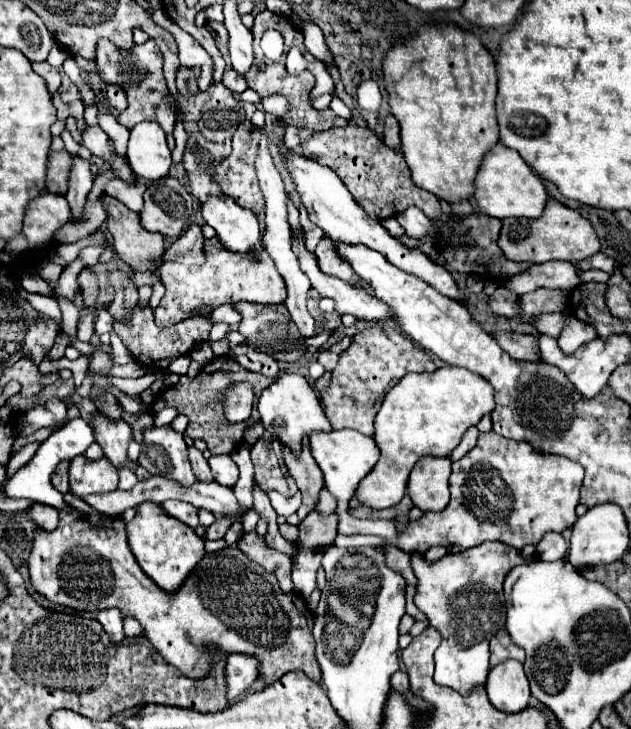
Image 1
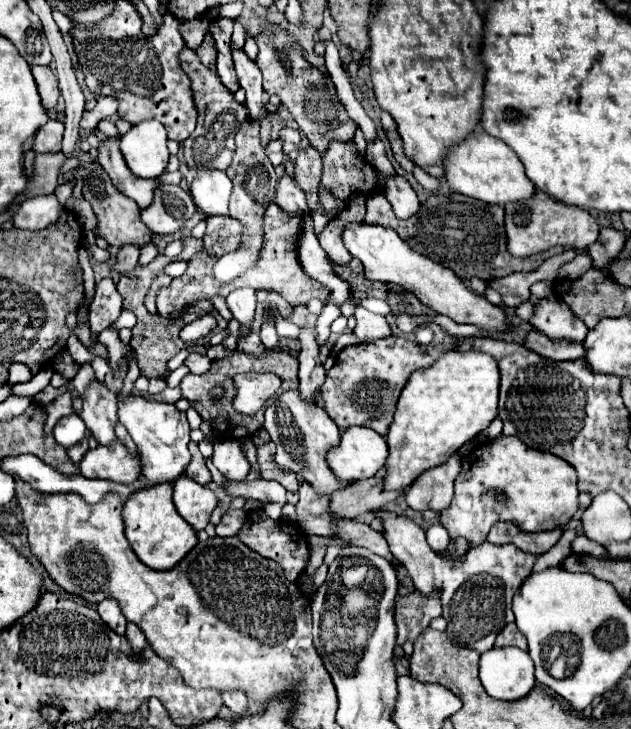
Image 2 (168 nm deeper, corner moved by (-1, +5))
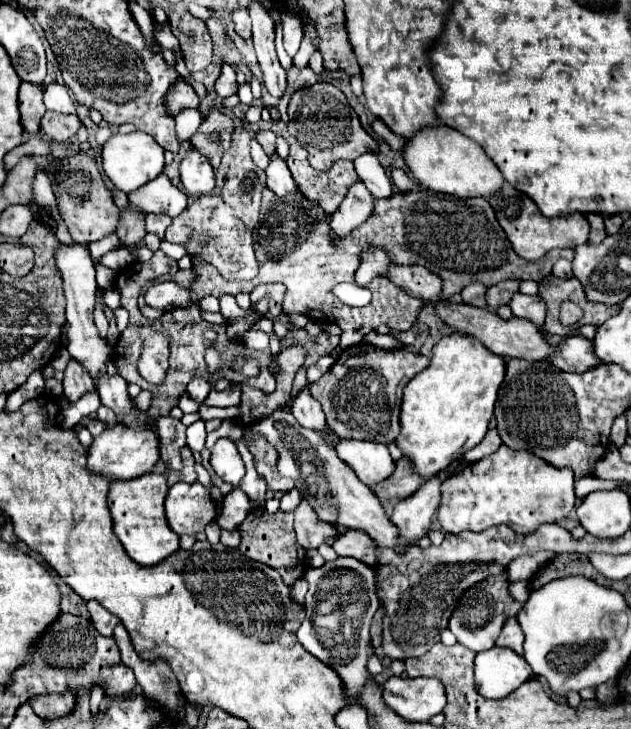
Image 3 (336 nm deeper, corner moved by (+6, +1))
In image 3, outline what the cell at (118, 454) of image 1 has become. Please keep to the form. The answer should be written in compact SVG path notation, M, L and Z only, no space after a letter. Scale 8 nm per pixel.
M69 360L67 368L65 368L65 378L63 378L63 396L69 402L77 402L85 392L89 392L89 388L93 388L93 378L89 376L89 372L77 362L77 360Z

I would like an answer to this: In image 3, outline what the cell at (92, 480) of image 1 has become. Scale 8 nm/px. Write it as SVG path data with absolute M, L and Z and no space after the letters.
M117 424L95 436L93 444L89 446L89 470L101 472L117 480L131 480L133 476L143 476L147 472L153 472L157 462L159 462L159 438L155 430L149 426L129 428L125 424Z

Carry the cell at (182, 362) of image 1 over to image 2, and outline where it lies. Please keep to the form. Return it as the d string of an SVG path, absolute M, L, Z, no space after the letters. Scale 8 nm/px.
M190 354L186 360L184 360L184 366L190 368L192 374L204 374L208 368L210 368L210 358L206 354Z

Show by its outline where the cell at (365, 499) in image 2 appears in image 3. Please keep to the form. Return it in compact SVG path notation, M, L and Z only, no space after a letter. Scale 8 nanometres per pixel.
M407 458L397 460L397 468L393 472L393 476L377 486L373 486L373 490L377 492L377 496L381 496L381 500L403 500L407 496L413 496L421 486L425 484L425 478L421 480L421 476L413 470L413 462L409 462Z

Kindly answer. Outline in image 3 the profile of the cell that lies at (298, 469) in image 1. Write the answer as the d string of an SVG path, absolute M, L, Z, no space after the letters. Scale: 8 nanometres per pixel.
M303 500L295 510L295 534L299 546L303 546L305 550L319 548L335 532L337 532L335 526L319 520L319 516L313 512L307 500Z

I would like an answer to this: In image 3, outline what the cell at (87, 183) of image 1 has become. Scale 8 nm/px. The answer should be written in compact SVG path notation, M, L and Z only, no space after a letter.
M53 82L45 88L45 106L47 106L47 110L63 114L76 114L75 102L71 100L69 90L57 82Z

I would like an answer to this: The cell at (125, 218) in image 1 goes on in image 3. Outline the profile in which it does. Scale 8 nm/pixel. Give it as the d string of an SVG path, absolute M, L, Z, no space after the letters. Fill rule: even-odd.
M77 152L63 158L51 158L43 170L47 172L53 184L53 194L57 198L59 214L67 224L71 238L75 242L89 244L115 232L117 220L119 220L119 208L115 206L111 192L105 188L103 178L97 170L97 164L91 156L87 156L85 152ZM57 160L65 160L65 162L57 164Z

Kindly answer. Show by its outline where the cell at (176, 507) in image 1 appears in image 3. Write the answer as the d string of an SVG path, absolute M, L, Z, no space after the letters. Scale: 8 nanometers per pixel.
M177 482L165 498L167 524L179 536L203 532L217 518L217 508L219 504L213 500L211 490L199 482Z

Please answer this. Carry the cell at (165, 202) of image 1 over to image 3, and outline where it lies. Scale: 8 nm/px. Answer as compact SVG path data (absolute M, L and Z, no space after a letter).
M147 214L145 222L147 222L147 232L153 232L163 240L165 238L165 230L171 224L171 218L161 216L161 214Z

